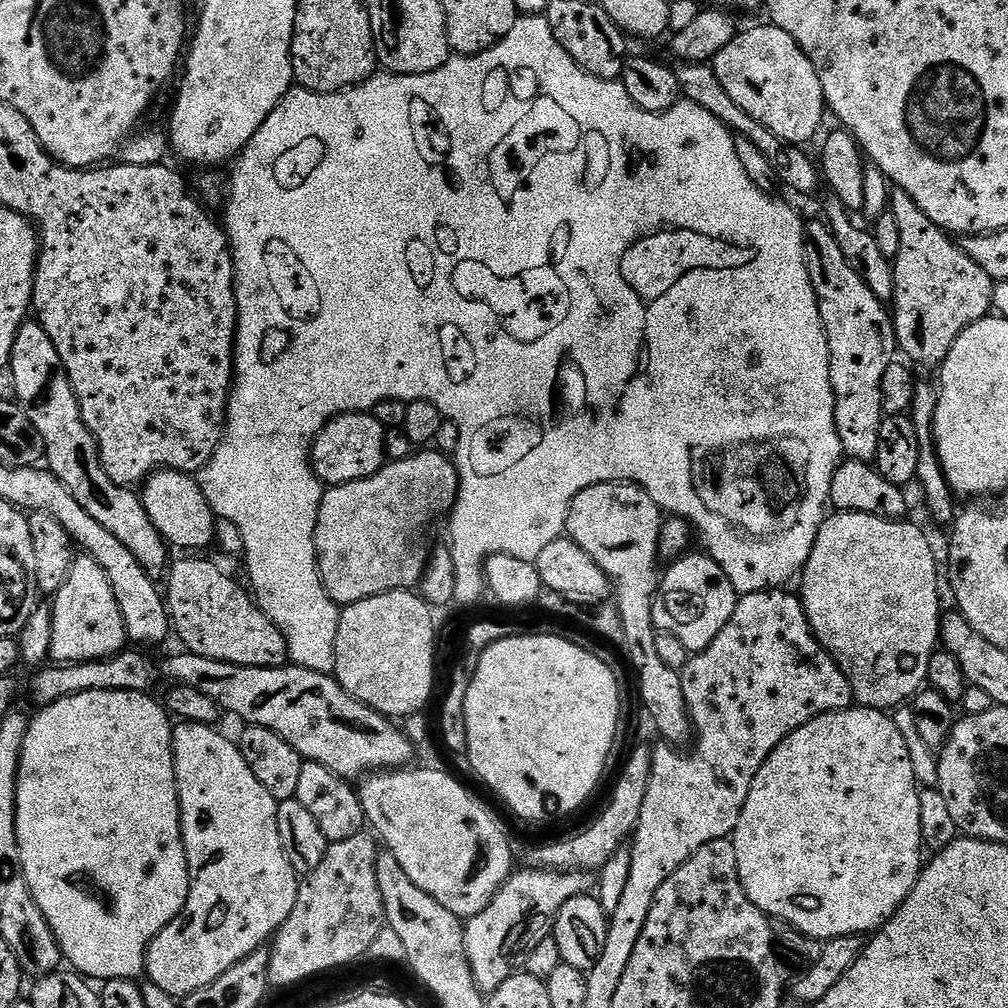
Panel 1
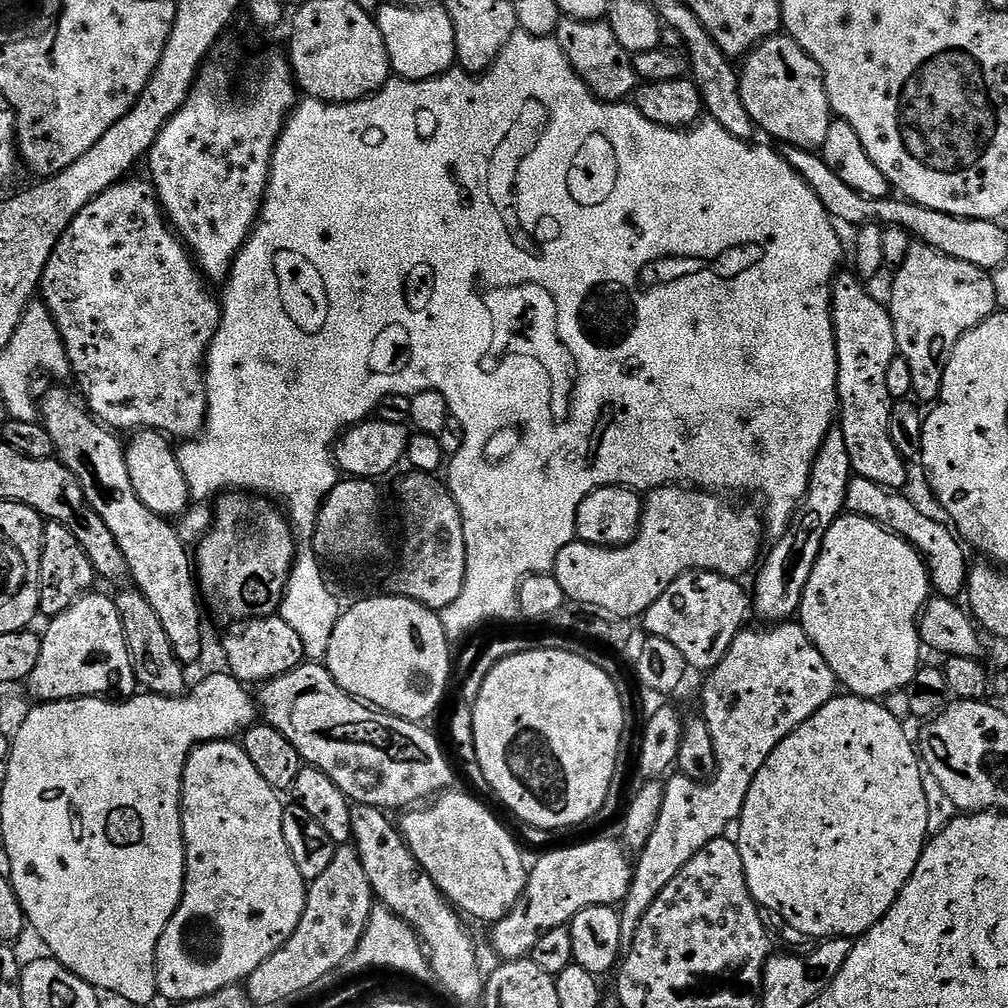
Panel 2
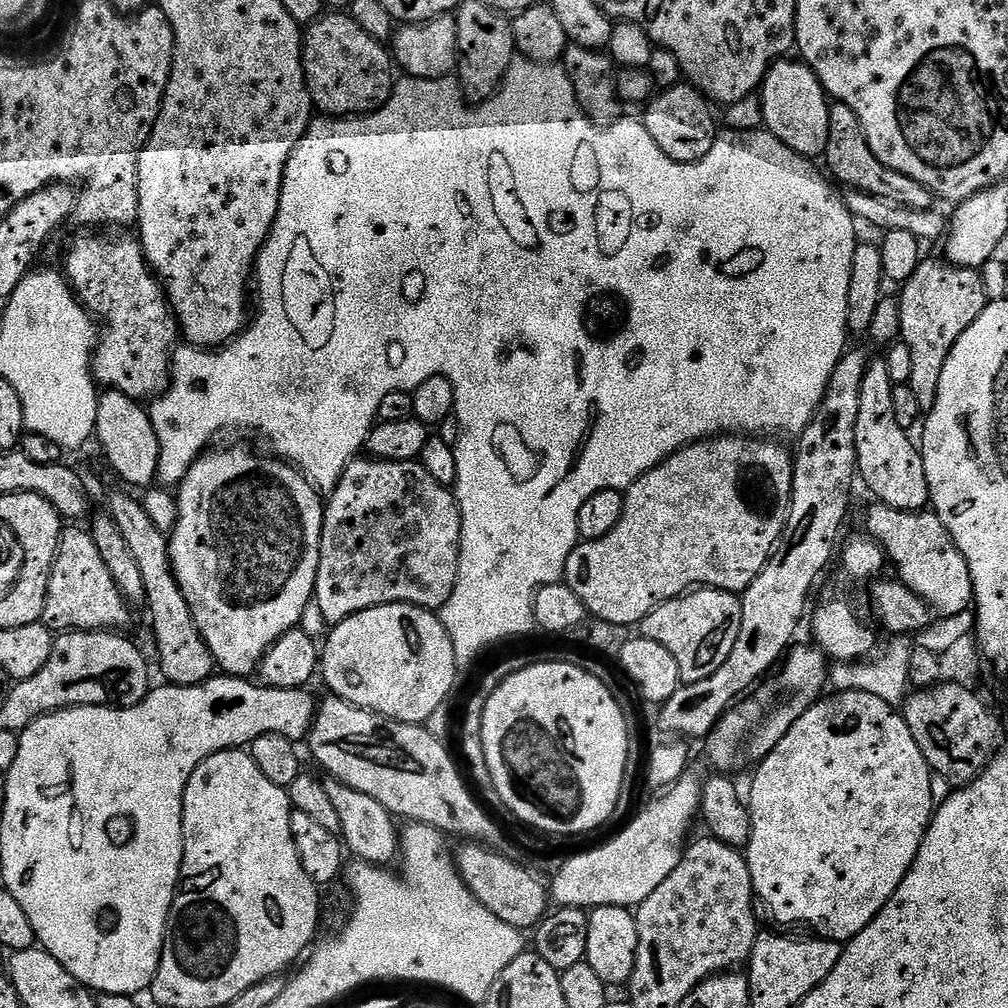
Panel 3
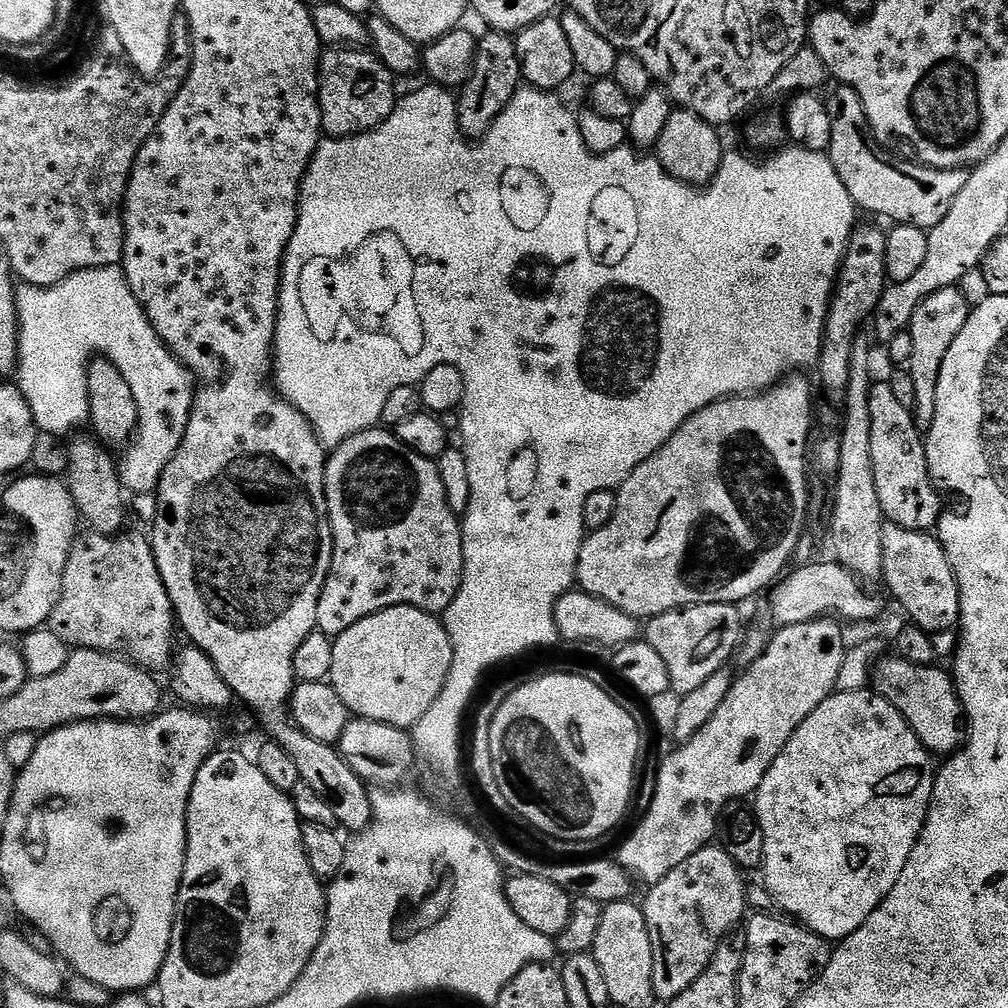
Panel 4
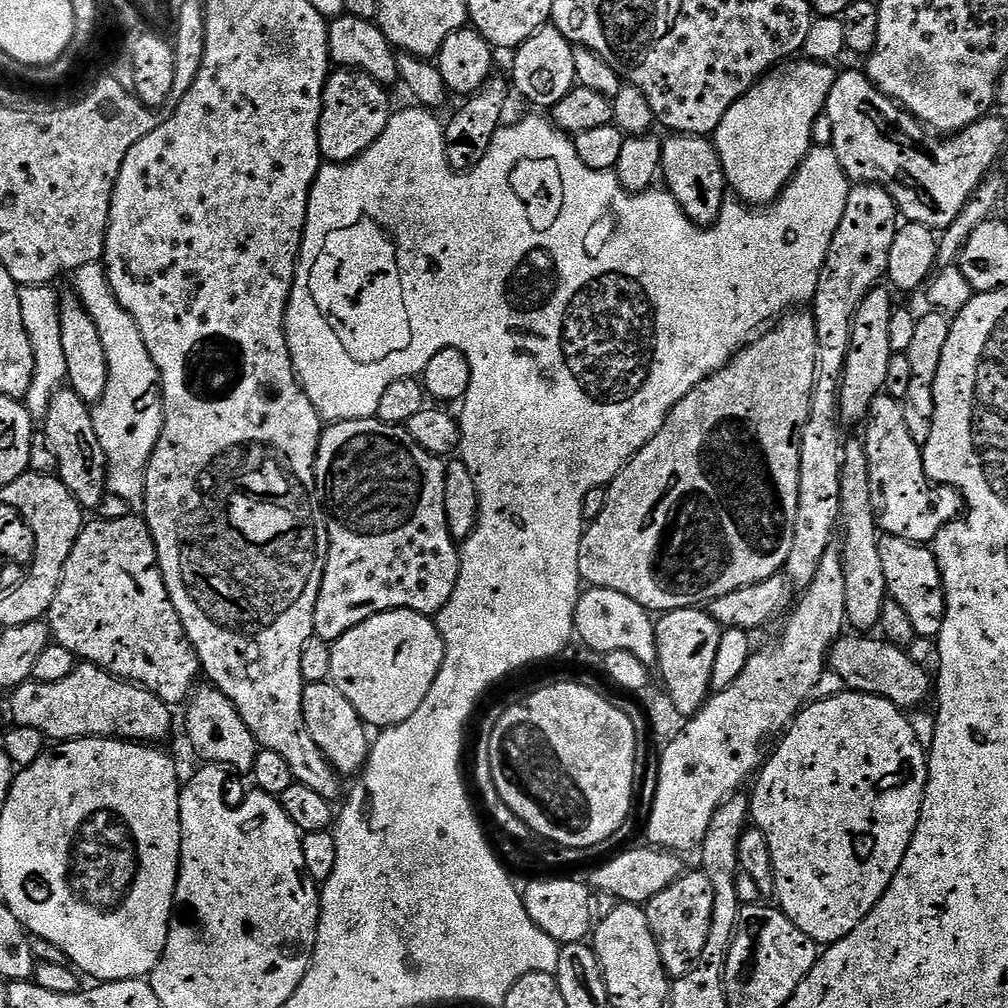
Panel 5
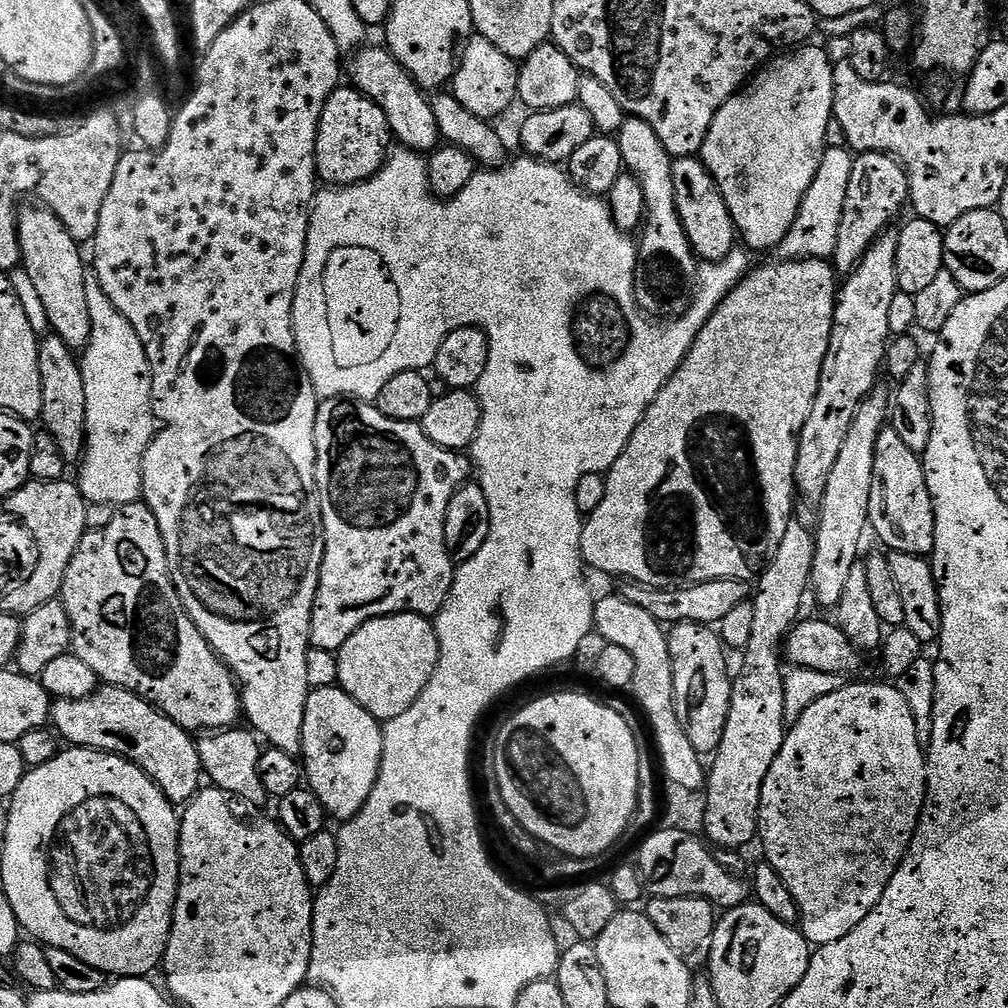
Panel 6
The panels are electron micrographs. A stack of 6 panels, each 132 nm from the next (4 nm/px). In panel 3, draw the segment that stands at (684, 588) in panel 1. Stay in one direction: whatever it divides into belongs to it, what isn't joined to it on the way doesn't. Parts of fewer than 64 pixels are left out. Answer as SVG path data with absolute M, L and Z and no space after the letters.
M717 588L689 590L655 608L645 620L640 621L638 632L670 650L674 662L678 662L678 674L684 684L702 682L702 678L710 678L710 674L714 674L714 670L730 658L734 642L738 642L738 634L742 630L740 601L737 593L723 592Z

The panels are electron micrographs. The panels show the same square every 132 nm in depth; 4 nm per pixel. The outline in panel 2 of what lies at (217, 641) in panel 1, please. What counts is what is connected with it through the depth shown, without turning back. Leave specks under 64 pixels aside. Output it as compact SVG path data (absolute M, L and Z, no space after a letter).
M280 615L262 616L237 623L236 629L224 640L227 671L245 686L263 686L269 680L290 674L305 663L302 638Z

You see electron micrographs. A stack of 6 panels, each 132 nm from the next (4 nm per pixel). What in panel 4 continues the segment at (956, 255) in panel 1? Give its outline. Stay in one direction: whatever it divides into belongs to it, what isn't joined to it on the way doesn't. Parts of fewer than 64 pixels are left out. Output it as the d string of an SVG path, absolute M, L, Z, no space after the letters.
M959 287L943 288L930 294L930 298L926 298L926 302L922 302L918 310L914 310L912 325L907 331L910 338L914 338L914 354L910 354L906 370L914 378L914 415L916 428L921 434L928 433L934 422L934 410L938 398L938 374L942 374L942 362L950 351L950 346L954 346L954 338L958 338L958 334L962 334L962 326L966 326L969 311L970 305Z

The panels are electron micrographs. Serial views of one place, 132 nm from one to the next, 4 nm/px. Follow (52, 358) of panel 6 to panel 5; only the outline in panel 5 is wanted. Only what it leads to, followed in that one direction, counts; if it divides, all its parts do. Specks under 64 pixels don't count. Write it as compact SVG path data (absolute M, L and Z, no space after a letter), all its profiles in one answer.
M61 387L48 403L42 430L46 438L50 438L50 446L54 446L54 455L58 457L58 475L66 490L74 494L81 508L91 510L98 507L104 496L109 495L108 459L102 450L102 442L98 442L98 433L94 431L92 408L78 398L72 388Z

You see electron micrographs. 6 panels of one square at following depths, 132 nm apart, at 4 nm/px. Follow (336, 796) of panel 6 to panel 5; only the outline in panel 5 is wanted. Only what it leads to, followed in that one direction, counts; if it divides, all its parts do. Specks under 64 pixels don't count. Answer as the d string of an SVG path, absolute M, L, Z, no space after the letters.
M331 682L305 684L302 710L306 726L310 730L314 742L318 742L318 750L322 750L322 754L333 768L344 778L354 775L355 772L357 775L368 763L370 751L369 729L366 727L364 719L358 714L358 710L354 710L354 706L350 706L348 699Z

